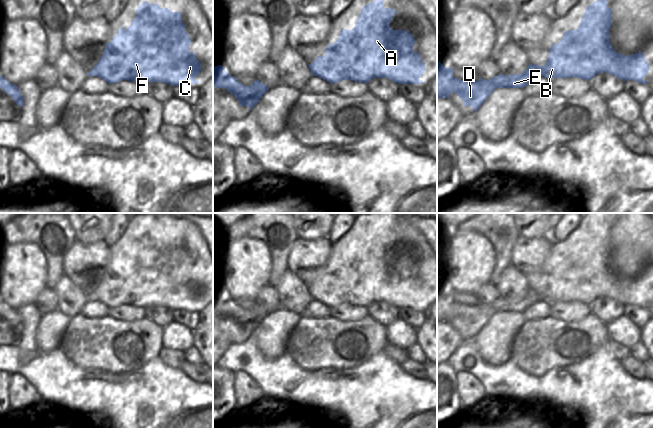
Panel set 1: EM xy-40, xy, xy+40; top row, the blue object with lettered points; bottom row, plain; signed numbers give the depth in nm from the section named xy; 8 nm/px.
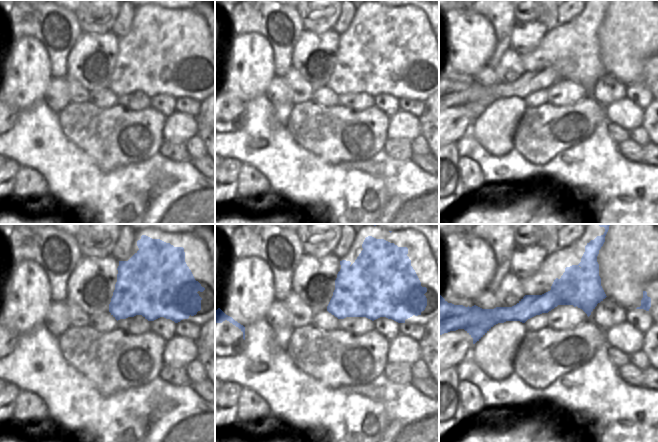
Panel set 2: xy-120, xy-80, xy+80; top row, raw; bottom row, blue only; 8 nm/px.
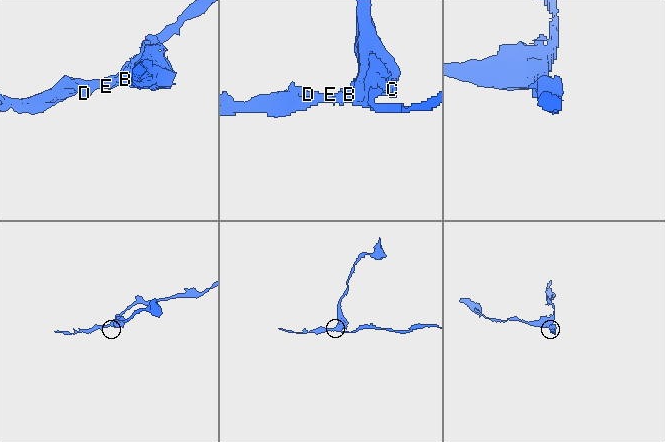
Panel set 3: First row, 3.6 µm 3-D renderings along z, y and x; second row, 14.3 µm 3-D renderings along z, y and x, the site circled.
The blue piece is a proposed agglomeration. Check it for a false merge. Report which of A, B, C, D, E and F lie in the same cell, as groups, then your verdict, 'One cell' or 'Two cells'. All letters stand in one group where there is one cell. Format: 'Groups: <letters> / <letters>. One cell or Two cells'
Groups: A C F / B D E. Two cells

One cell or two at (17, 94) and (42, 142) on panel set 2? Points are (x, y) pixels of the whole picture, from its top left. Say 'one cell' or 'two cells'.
two cells

